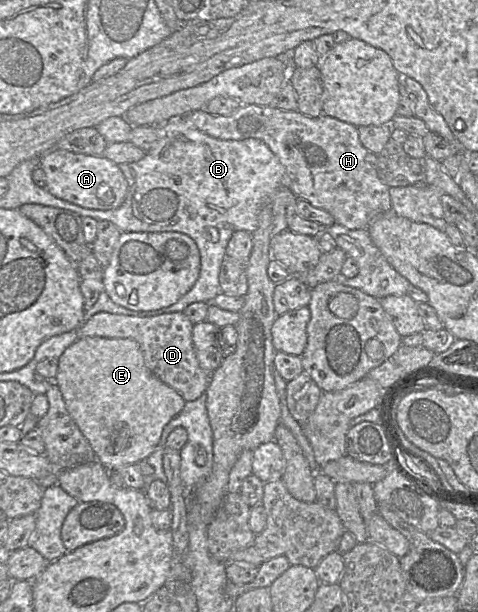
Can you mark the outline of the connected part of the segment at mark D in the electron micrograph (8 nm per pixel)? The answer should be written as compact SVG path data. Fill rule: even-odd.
M102 311L93 315L89 320L84 321L77 331L79 338L105 337L134 339L140 345L148 369L164 383L179 392L185 401L193 401L206 391L211 376L211 374L207 373L199 365L192 341L193 326L194 324L183 312L171 312L151 317L134 317Z

